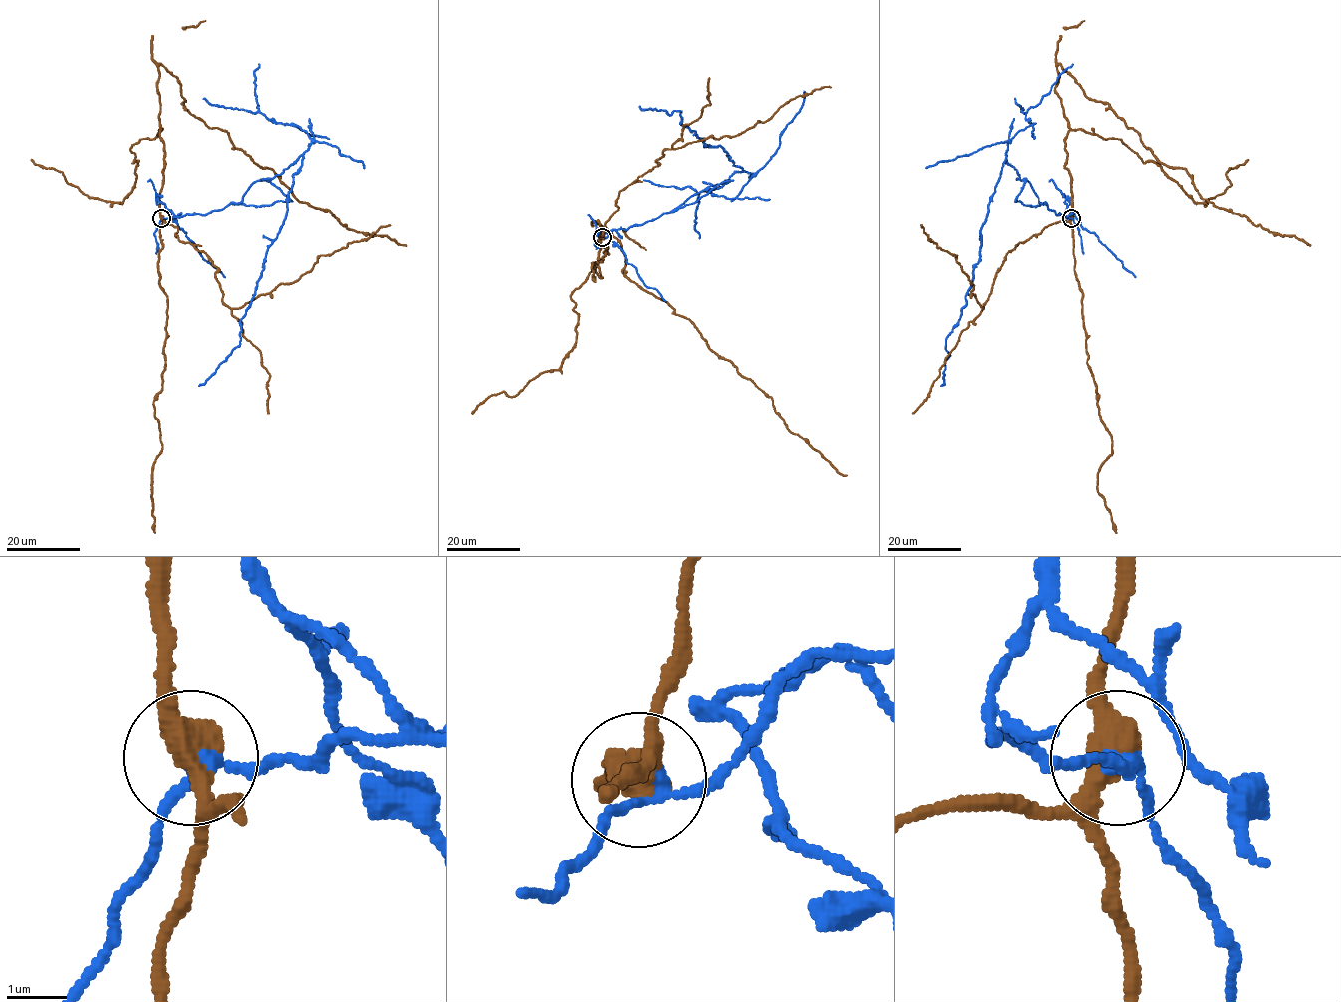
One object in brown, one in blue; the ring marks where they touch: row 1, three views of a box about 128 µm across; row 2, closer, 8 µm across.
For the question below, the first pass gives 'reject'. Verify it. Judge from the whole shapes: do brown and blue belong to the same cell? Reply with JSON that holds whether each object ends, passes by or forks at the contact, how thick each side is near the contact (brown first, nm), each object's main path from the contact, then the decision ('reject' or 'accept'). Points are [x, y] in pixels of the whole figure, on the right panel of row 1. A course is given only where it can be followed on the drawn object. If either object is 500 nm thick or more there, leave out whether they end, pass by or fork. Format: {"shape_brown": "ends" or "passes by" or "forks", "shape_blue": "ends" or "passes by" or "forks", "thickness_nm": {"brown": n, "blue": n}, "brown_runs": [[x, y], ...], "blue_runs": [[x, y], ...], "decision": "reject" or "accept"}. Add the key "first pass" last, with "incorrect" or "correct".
{"shape_brown": "passes by", "shape_blue": "passes by", "thickness_nm": {"brown": 440, "blue": 220}, "brown_runs": [[1072, 218], [1058, 64], [1160, 162], [1184, 169], [1203, 199], [1309, 245]], "blue_runs": [[1072, 218], [1040, 203], [1006, 156], [980, 232], [979, 261], [965, 304], [946, 339], [949, 356], [940, 386]], "decision": "reject", "first pass": "correct"}

